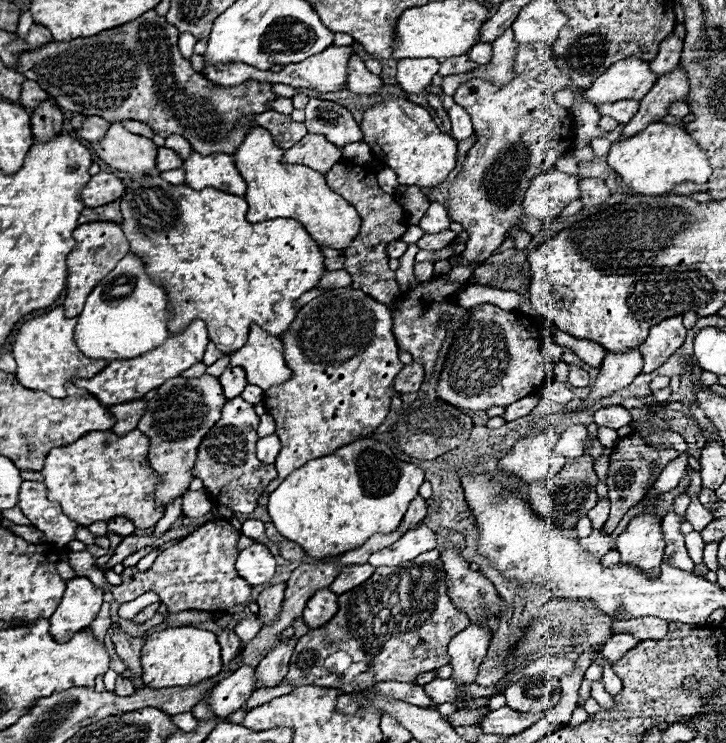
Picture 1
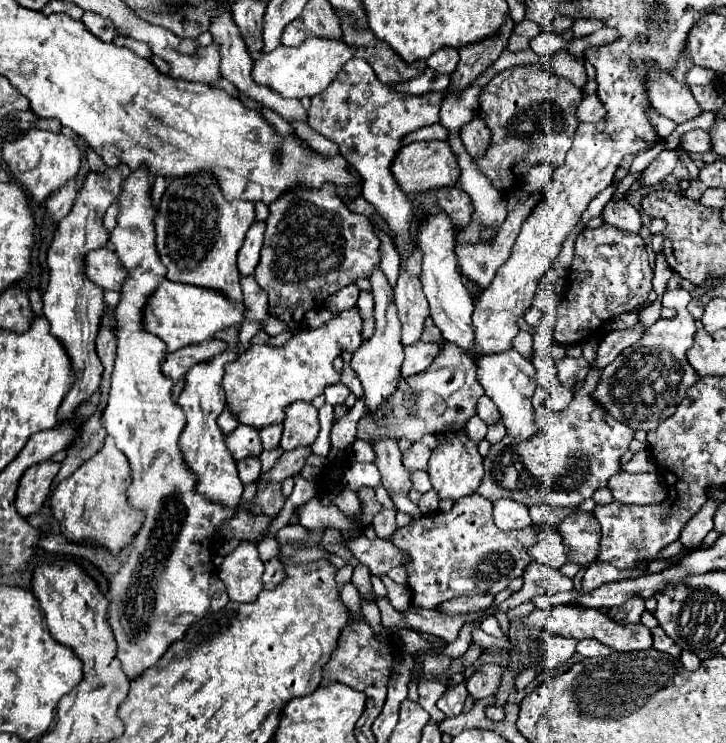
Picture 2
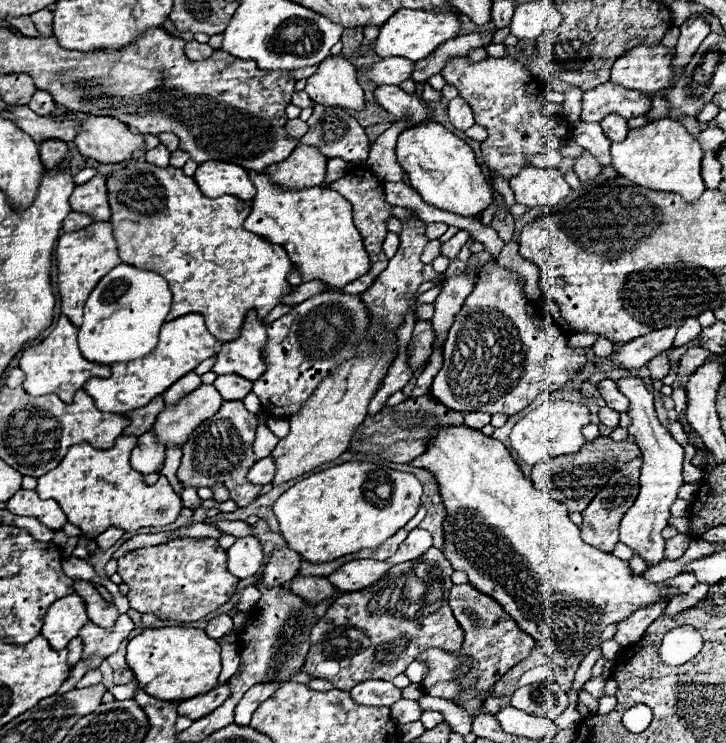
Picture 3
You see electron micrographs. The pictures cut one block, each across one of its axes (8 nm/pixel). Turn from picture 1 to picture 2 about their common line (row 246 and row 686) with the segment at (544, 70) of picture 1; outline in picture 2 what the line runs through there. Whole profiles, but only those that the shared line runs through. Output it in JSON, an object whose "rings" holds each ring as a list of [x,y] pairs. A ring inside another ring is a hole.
{"rings":[[[496,664],[480,666],[480,670],[466,682],[468,696],[472,696],[474,700],[492,696],[498,690],[500,676],[502,676],[502,668],[500,666],[496,666]]]}

